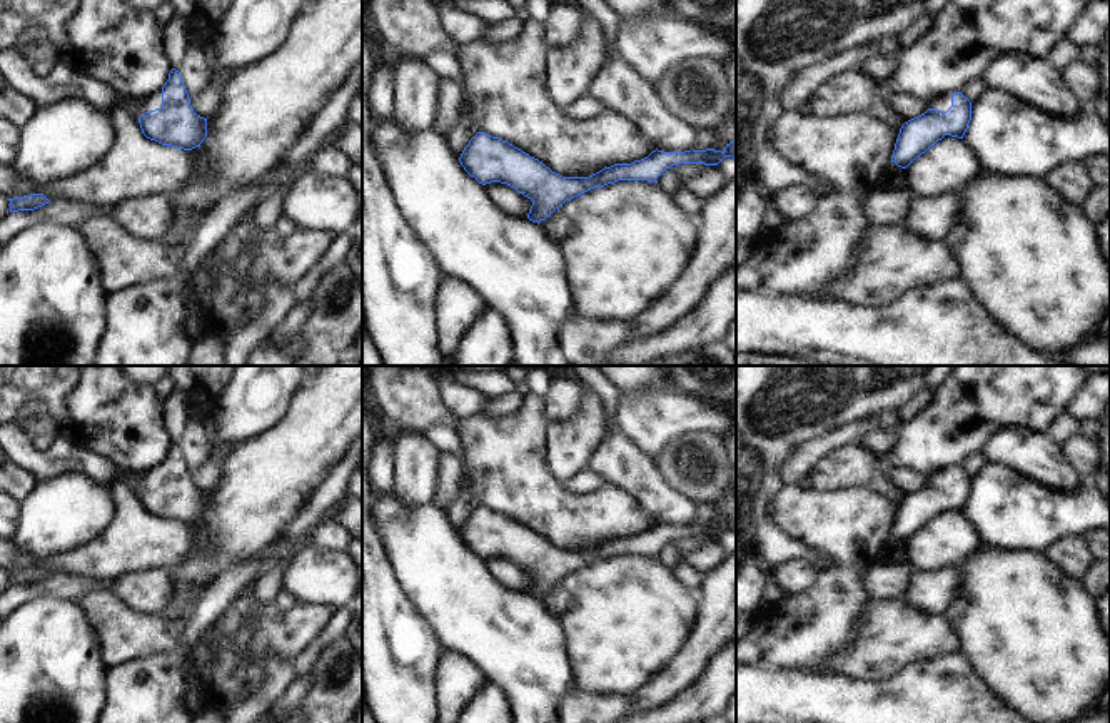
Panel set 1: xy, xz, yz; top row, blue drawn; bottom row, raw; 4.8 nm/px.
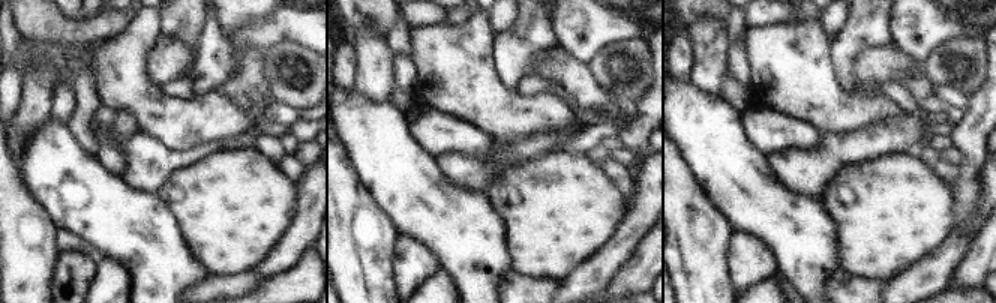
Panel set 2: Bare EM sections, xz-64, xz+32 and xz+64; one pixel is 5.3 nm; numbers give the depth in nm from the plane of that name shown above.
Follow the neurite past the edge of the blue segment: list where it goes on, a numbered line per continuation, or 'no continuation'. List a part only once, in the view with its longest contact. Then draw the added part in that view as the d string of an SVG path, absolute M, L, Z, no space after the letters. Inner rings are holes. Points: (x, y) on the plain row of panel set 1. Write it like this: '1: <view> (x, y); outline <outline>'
1: yz (942, 476); outline M955 463L955 464L950 464L950 466L938 468L931 474L925 476L925 479L928 483L936 483L936 484L946 486L951 481L951 468L953 466L961 466L961 464Z

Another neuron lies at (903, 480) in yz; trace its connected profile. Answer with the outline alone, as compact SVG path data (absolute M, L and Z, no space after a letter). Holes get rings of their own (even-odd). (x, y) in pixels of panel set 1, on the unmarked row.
M885 469L885 479L896 489L900 489L905 496L925 488L928 481L925 476L913 476L910 469Z

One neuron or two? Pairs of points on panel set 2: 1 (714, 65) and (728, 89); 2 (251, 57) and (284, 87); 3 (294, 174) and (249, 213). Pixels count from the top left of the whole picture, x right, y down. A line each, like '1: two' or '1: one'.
1: two
2: two
3: two

